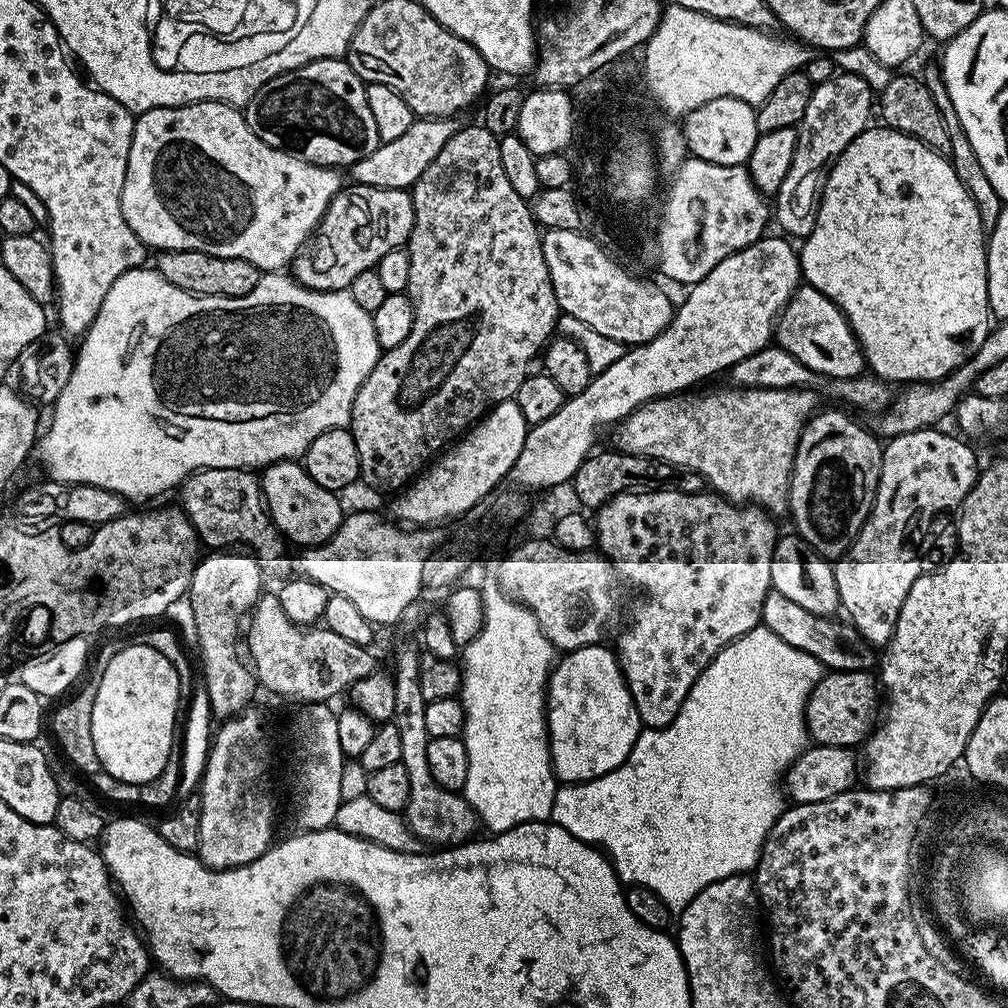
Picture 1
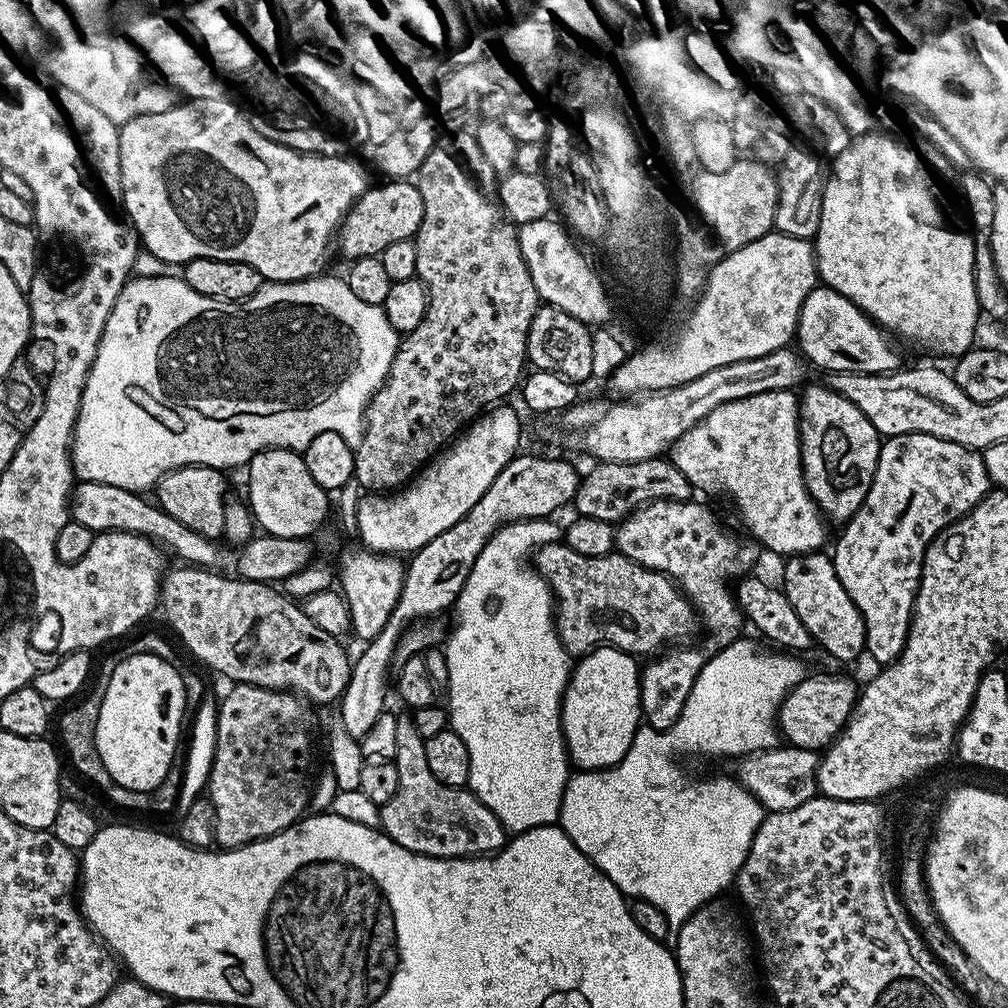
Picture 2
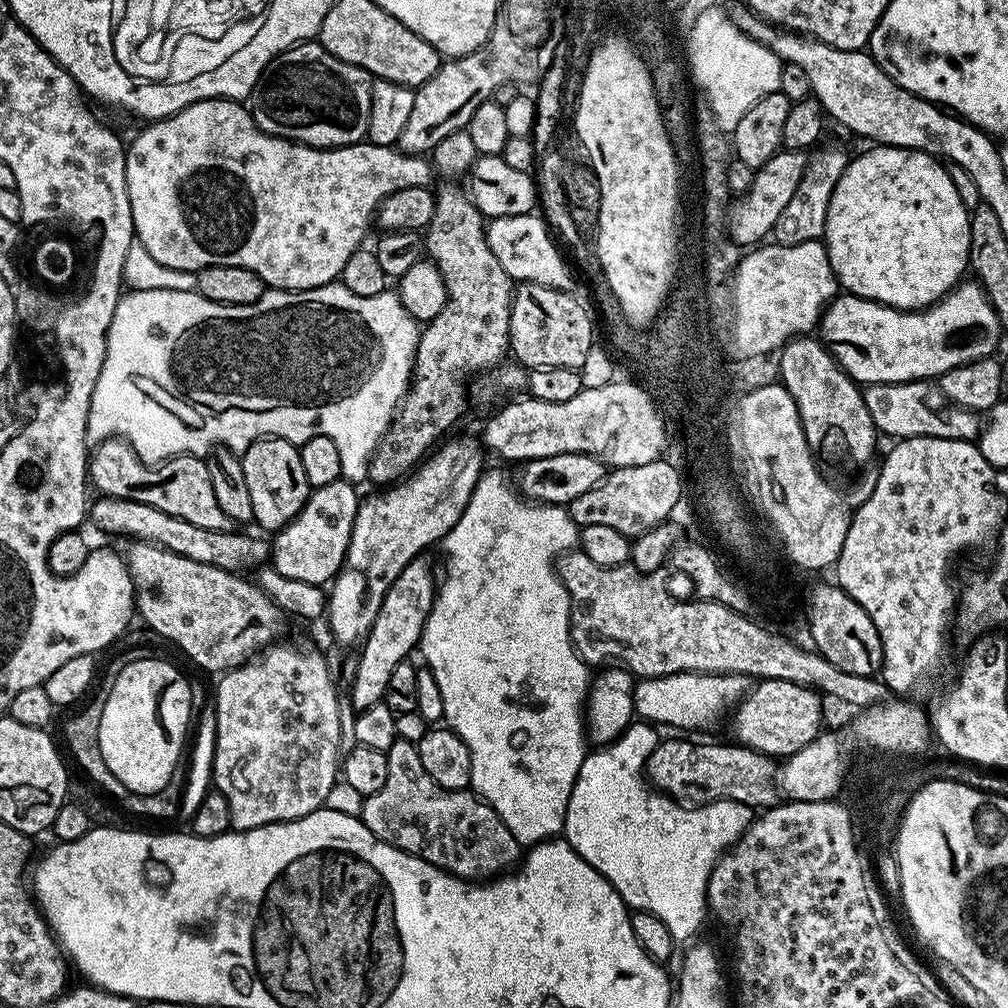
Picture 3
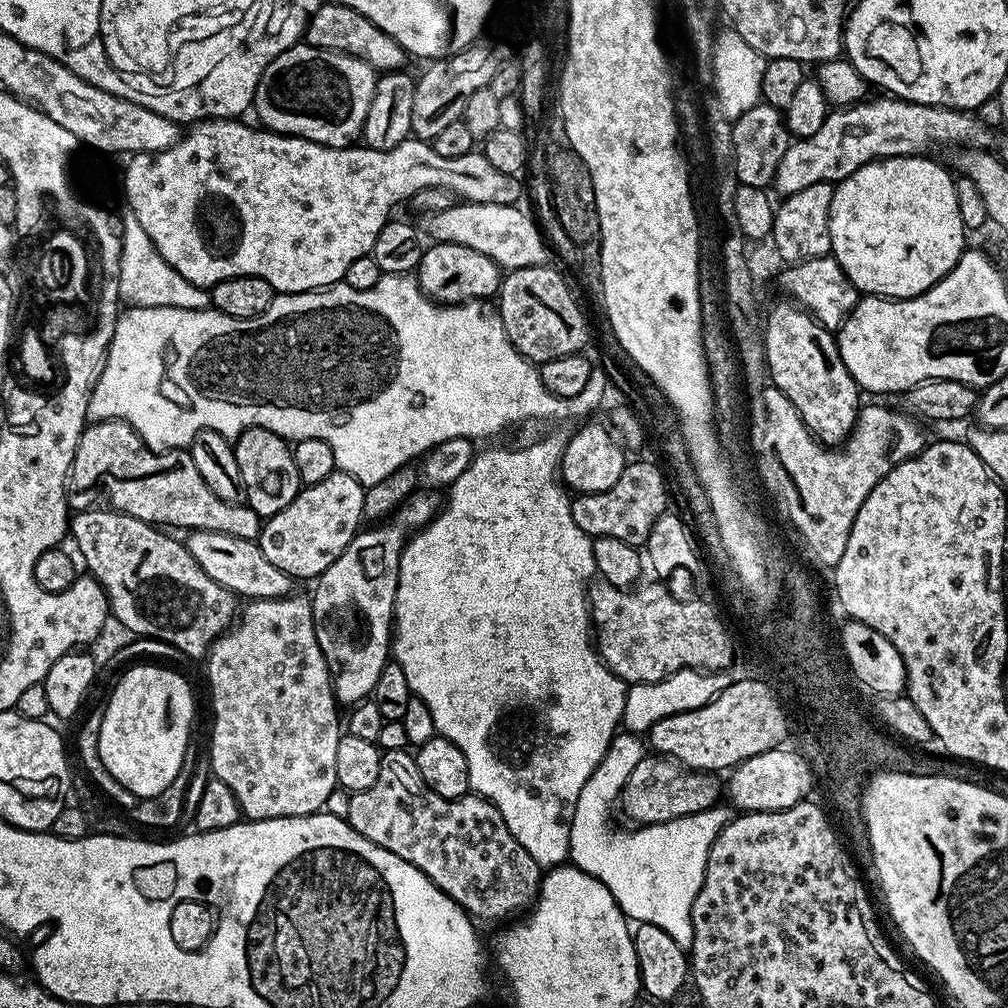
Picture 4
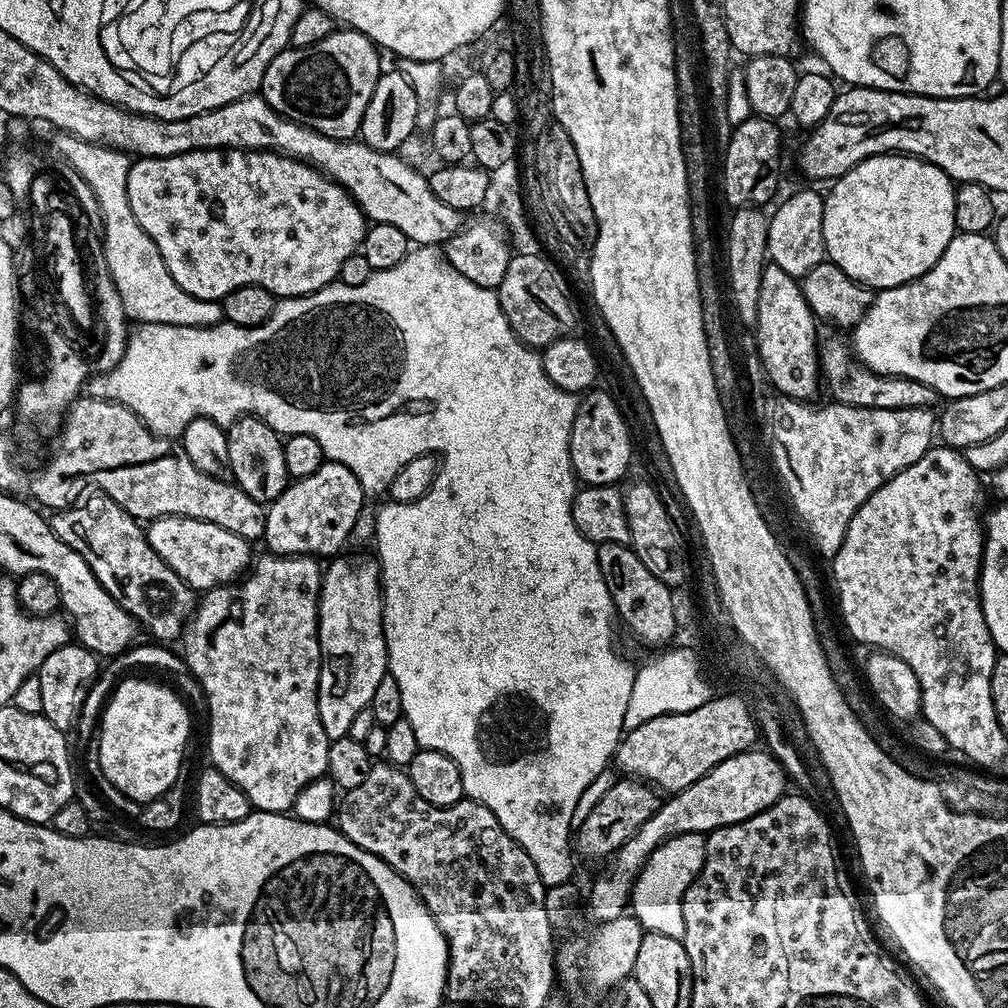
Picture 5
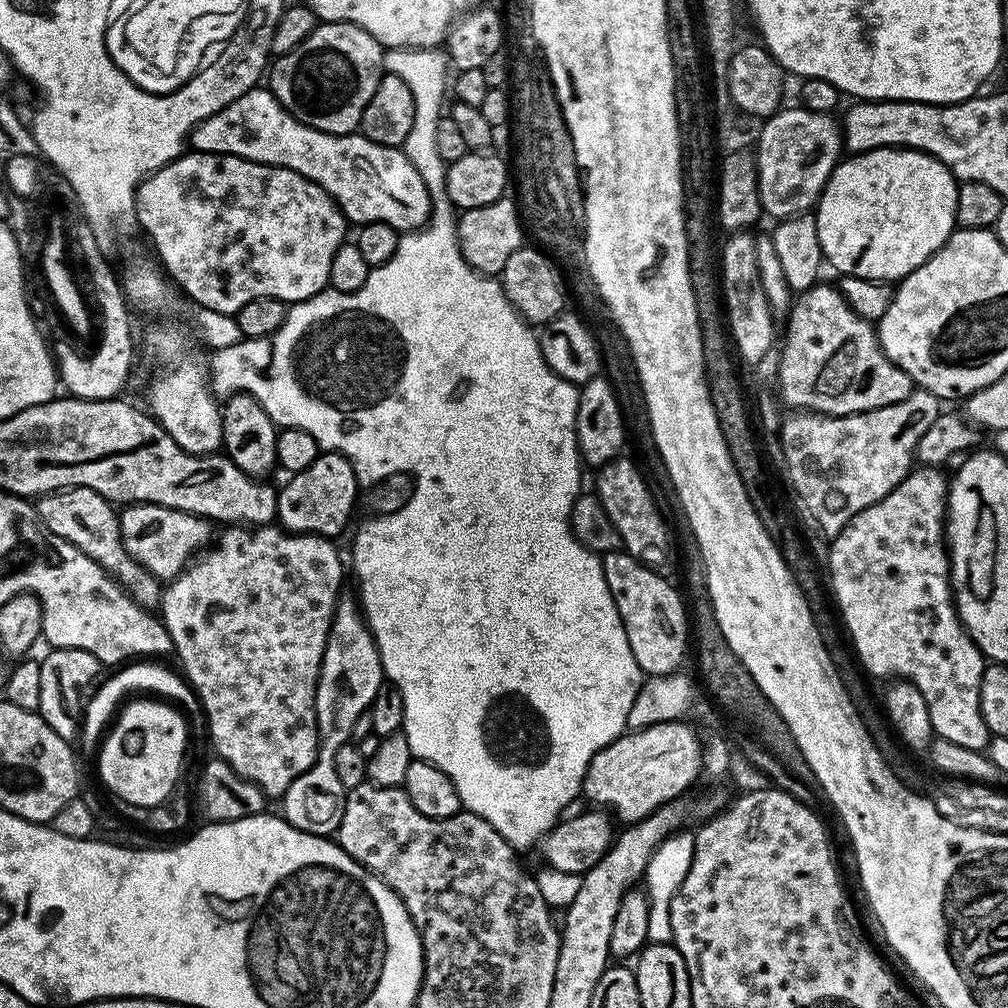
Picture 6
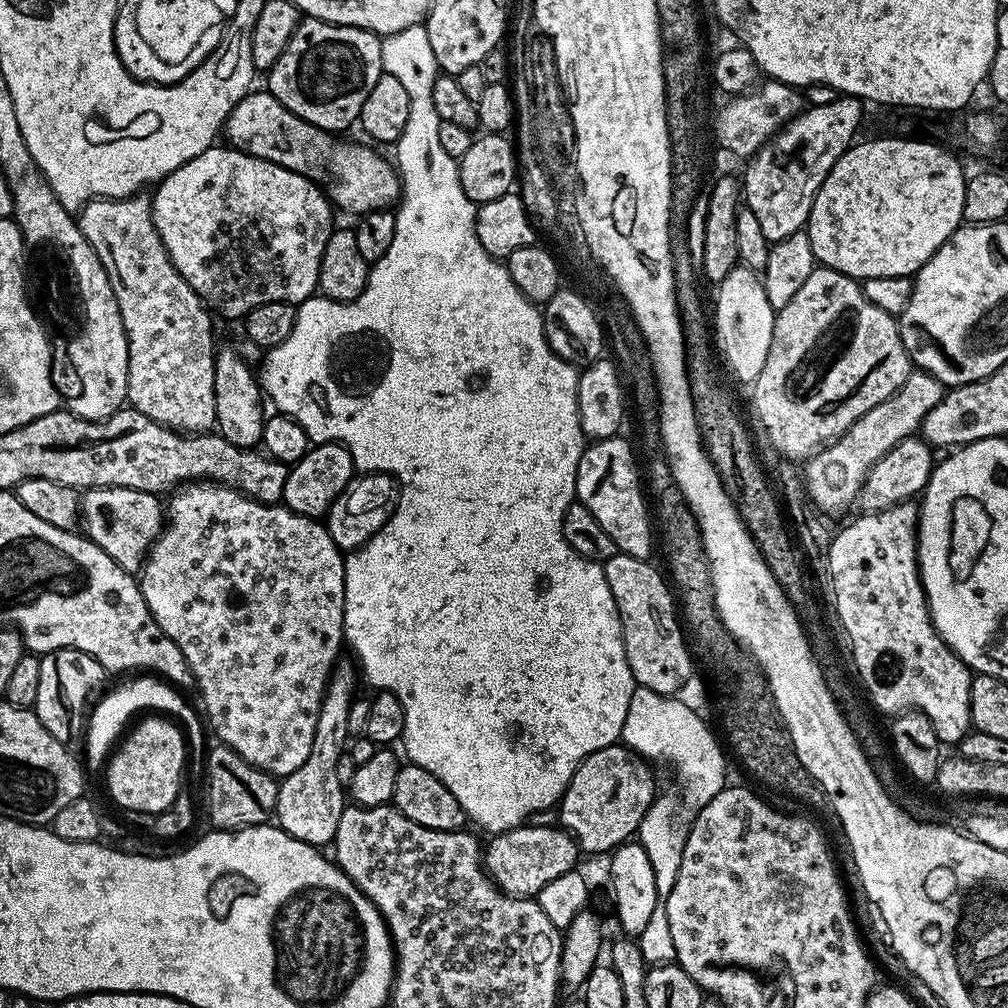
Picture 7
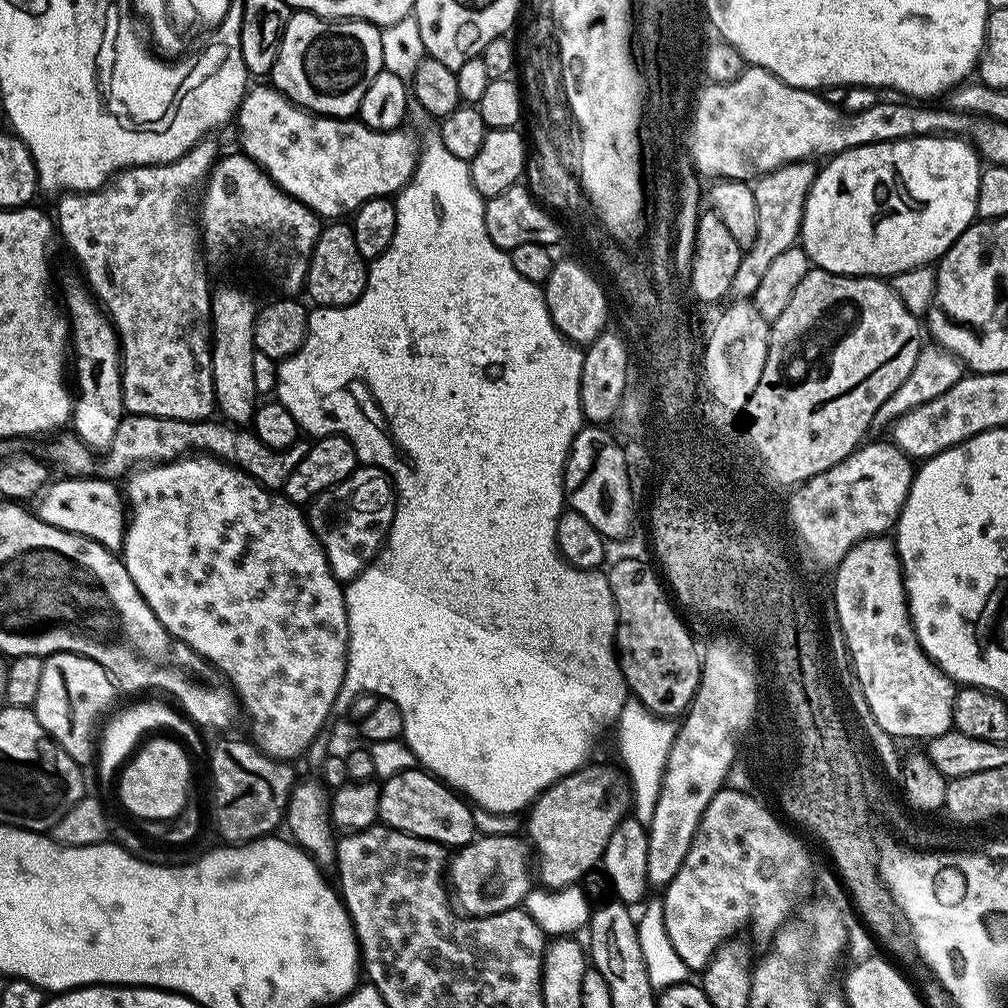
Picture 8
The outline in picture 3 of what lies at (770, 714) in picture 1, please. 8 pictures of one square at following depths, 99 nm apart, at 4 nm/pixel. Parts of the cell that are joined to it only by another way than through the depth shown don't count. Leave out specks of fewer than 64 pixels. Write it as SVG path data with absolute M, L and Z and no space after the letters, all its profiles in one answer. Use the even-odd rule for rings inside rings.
M679 672L673 676L641 679L634 688L634 712L639 719L641 716L644 720L673 720L680 728L704 728L707 724L714 723L724 711L727 713L735 709L749 688L749 681L743 675ZM633 722L617 740L592 750L596 752L589 751L578 770L574 790L570 790L562 836L582 859L610 881L629 909L662 918L673 940L692 942L697 939L696 931L703 926L708 912L708 879L712 868L744 835L754 812L737 800L685 806L653 788L646 779L646 769L648 755L657 743L658 735L650 725Z

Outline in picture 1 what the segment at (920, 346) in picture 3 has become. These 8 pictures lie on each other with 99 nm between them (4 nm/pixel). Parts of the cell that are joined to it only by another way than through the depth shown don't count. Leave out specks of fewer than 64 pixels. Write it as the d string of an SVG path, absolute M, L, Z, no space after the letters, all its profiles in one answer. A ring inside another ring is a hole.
M807 282L801 283L780 313L774 329L774 340L782 350L794 354L802 366L836 380L861 375L866 368L864 352L856 341L852 327L848 325L848 319L840 313L837 304L830 302L830 298Z

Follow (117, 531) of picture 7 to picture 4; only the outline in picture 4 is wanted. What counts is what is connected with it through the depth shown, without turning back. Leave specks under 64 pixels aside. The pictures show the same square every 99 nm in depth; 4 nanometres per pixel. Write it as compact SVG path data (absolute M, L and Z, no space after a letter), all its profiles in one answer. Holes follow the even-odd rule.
M189 531L187 536L186 543L194 562L198 562L198 566L202 566L202 570L206 570L206 574L210 574L214 582L218 582L218 586L226 586L226 590L236 593L237 597L251 602L293 595L293 577L278 570L278 566L274 566L270 558L262 554L256 540L234 538L230 534L221 532Z

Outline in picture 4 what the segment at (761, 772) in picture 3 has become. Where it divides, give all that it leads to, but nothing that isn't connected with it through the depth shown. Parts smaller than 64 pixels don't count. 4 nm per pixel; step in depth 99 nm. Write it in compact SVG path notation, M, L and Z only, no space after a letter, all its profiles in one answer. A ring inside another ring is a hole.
M646 754L638 762L638 766L634 766L634 770L630 770L630 778L626 778L624 787L620 790L618 797L618 808L624 811L624 816L636 826L645 824L661 824L662 822L670 822L674 818L682 818L683 816L693 816L699 812L705 812L707 808L713 807L717 803L716 800L722 796L722 780L719 775L711 772L697 772L694 768L686 768L679 764L678 761L659 754Z

